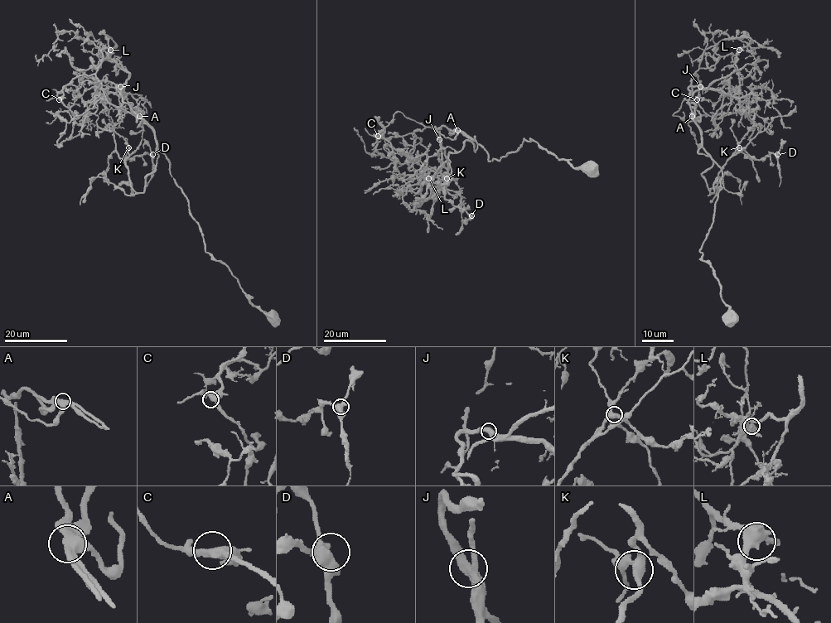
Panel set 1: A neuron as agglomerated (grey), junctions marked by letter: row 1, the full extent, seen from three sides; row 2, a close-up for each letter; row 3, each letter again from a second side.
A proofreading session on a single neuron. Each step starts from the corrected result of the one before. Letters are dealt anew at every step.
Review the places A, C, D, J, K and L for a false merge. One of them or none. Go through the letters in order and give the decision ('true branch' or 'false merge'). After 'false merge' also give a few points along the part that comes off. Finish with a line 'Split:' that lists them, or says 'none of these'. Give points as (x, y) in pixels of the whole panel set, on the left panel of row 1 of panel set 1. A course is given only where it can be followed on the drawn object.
A: true branch
C: true branch
D: true branch
J: true branch
K: true branch
L: true branch
Split: none of these

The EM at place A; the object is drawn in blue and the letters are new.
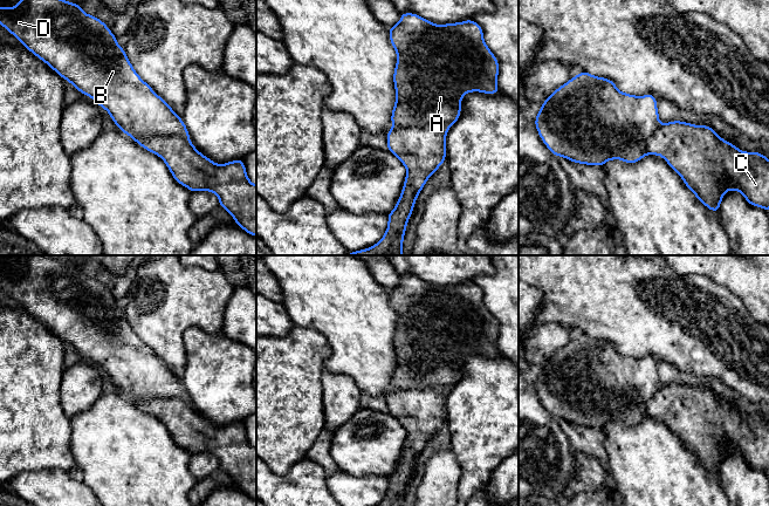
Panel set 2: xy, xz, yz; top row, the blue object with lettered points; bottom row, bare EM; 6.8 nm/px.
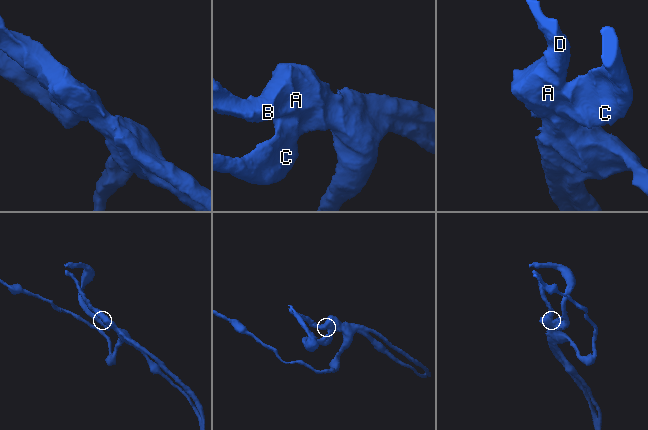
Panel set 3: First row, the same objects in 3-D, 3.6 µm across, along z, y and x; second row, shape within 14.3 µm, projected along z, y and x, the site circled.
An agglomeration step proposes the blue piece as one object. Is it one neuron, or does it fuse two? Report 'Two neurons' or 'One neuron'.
One neuron

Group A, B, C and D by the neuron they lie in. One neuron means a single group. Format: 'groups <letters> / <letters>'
groups A B C D

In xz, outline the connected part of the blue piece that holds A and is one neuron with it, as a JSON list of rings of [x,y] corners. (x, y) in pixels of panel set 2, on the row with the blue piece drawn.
[[[400,13],[400,21],[389,28],[391,46],[397,53],[393,71],[396,102],[391,114],[393,128],[386,132],[387,151],[406,167],[404,186],[396,207],[387,216],[387,228],[383,238],[369,248],[349,252],[346,255],[403,255],[403,242],[416,200],[428,178],[446,160],[446,135],[461,116],[461,101],[467,93],[497,94],[499,61],[483,40],[482,27],[474,20],[437,25],[414,13]]]

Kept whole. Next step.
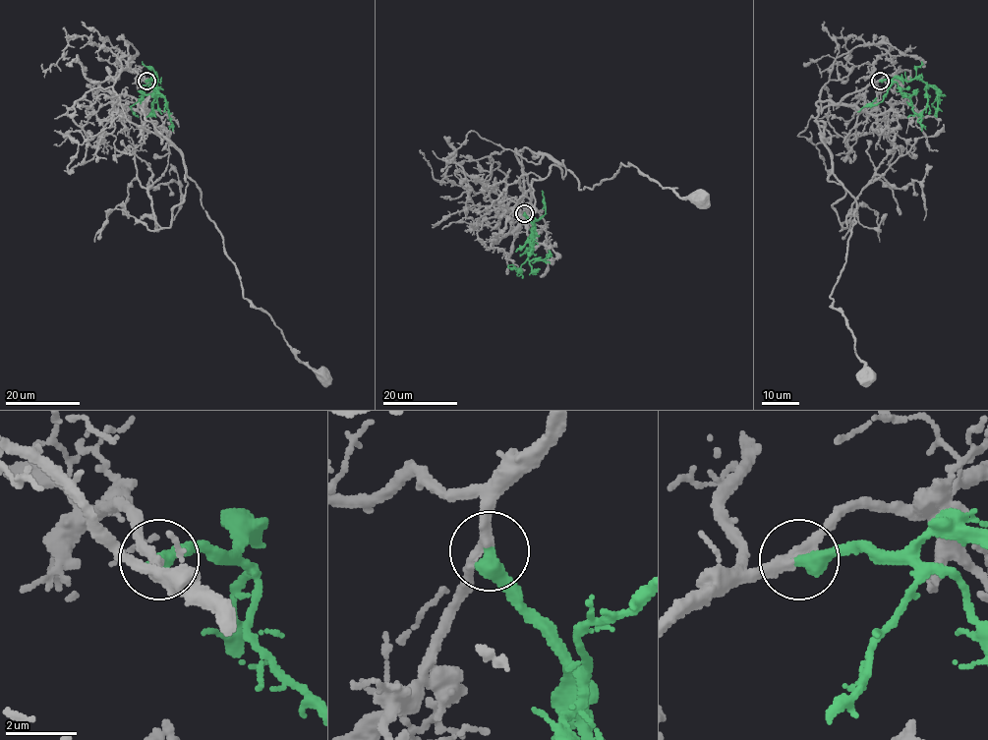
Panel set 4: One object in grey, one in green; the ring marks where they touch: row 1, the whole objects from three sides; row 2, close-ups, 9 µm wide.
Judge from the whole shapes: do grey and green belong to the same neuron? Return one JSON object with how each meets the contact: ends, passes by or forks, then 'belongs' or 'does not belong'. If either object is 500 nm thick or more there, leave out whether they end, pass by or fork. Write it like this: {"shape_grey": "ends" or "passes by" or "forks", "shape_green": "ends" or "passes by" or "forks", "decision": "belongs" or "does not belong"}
{"shape_grey": "passes by", "shape_green": "ends", "decision": "belongs"}

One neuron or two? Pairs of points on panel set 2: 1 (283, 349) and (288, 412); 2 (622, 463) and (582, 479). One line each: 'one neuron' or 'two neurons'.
1: one neuron
2: two neurons

